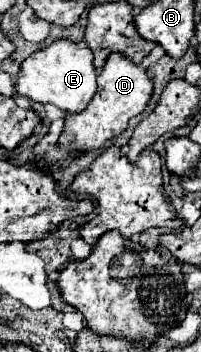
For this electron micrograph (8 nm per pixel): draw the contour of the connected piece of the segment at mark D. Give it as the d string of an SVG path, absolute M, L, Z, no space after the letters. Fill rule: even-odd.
M112 53L106 59L106 65L100 69L98 75L98 91L90 105L82 113L66 113L64 117L64 131L56 147L68 149L70 153L90 153L102 149L110 139L118 137L132 117L142 113L148 99L152 95L152 81L140 65L130 63L124 55Z

